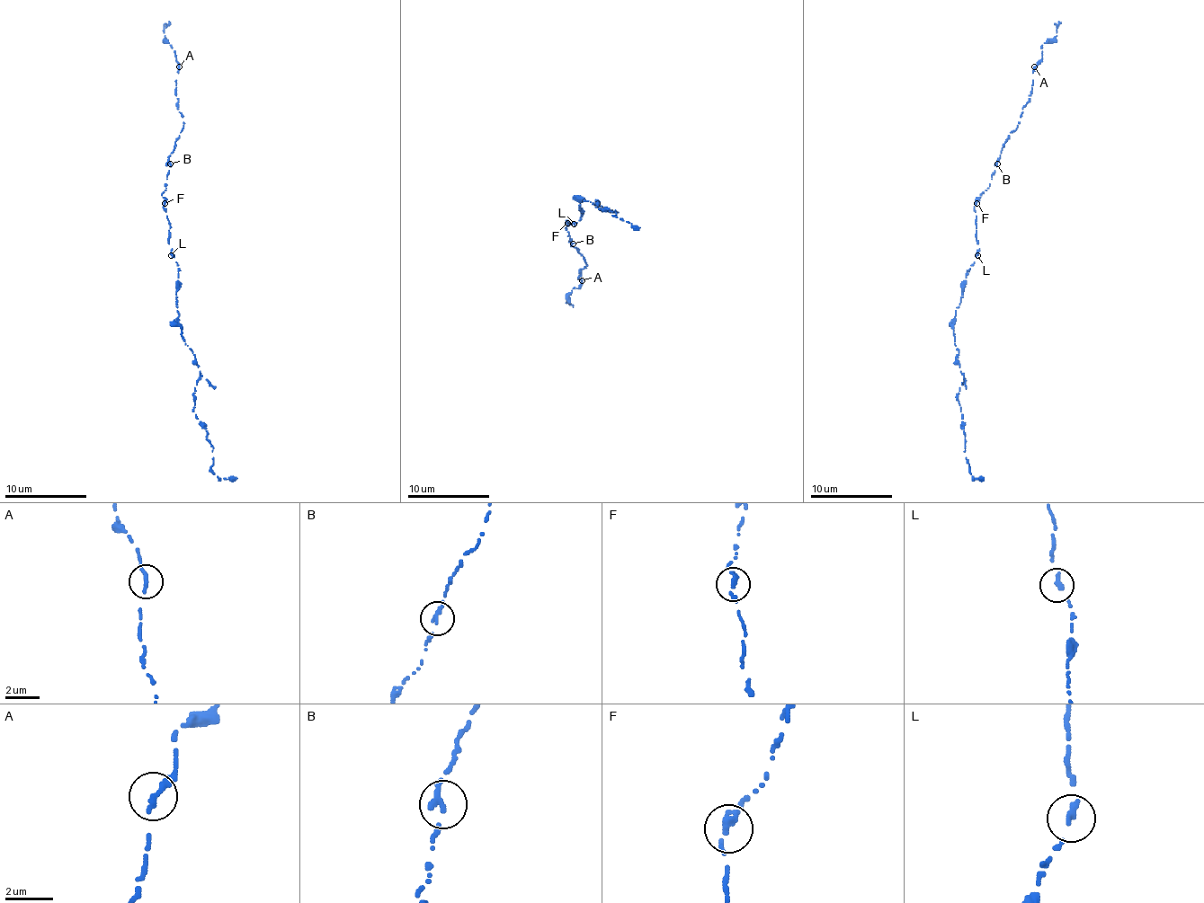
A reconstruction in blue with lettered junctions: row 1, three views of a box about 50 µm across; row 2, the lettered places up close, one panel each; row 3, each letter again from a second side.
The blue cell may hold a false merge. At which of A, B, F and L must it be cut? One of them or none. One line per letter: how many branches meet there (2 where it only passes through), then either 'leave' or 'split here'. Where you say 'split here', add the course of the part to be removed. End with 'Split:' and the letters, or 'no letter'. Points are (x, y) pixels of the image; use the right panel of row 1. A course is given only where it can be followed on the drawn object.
A: 1 | leave
B: 2 | leave
F: 1 | leave
L: 1 | leave
Split: no letter

